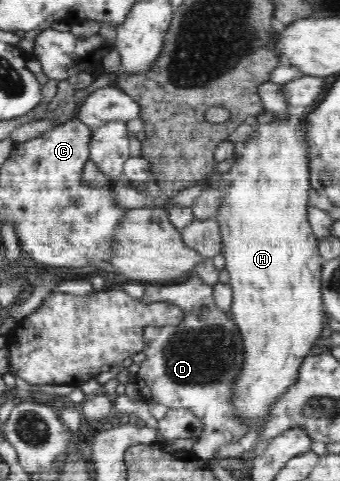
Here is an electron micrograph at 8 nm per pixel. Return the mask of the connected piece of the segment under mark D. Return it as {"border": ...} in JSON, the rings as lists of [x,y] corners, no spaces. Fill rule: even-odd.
{"border":[[[191,275],[183,283],[145,283],[142,299],[145,304],[169,302],[183,311],[178,324],[167,324],[166,327],[149,327],[145,329],[144,355],[146,359],[140,364],[140,371],[135,383],[140,395],[148,403],[156,401],[169,409],[184,408],[202,420],[202,433],[193,447],[193,452],[204,461],[211,461],[218,455],[224,445],[237,443],[249,429],[249,421],[236,411],[236,382],[245,367],[245,348],[234,321],[217,310],[213,299],[213,286],[204,283],[198,276]]]}

